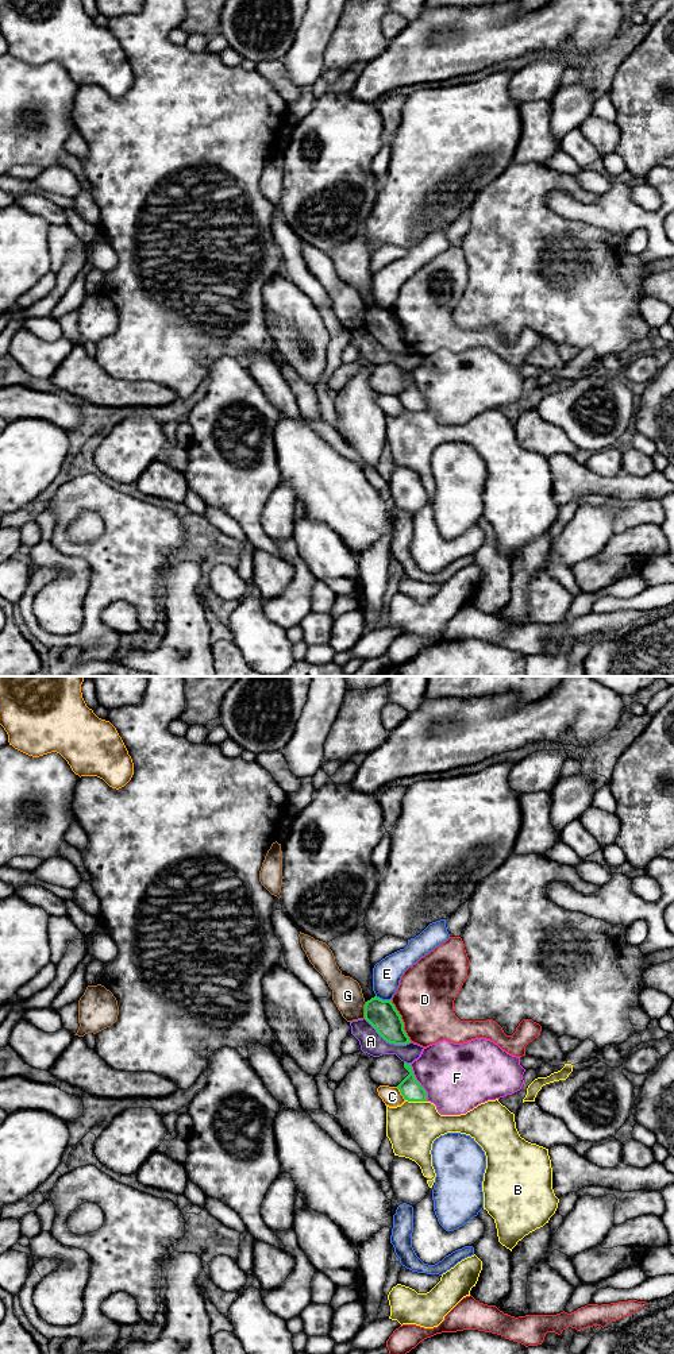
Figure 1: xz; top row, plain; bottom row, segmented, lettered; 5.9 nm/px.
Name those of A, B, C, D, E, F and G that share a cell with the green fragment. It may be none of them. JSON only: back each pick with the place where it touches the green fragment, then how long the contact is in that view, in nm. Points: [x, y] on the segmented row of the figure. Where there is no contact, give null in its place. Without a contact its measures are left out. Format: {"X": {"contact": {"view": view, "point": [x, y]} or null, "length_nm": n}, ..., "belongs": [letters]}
{"belongs": []}

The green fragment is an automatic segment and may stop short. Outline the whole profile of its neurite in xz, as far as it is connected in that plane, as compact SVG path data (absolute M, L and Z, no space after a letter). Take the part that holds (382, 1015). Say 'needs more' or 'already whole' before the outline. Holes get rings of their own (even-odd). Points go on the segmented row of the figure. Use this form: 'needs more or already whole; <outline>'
already whole; M377 996L365 1004L365 1019L389 1044L407 1045L411 1042L404 1030L401 1015L392 1000L382 1000Z

